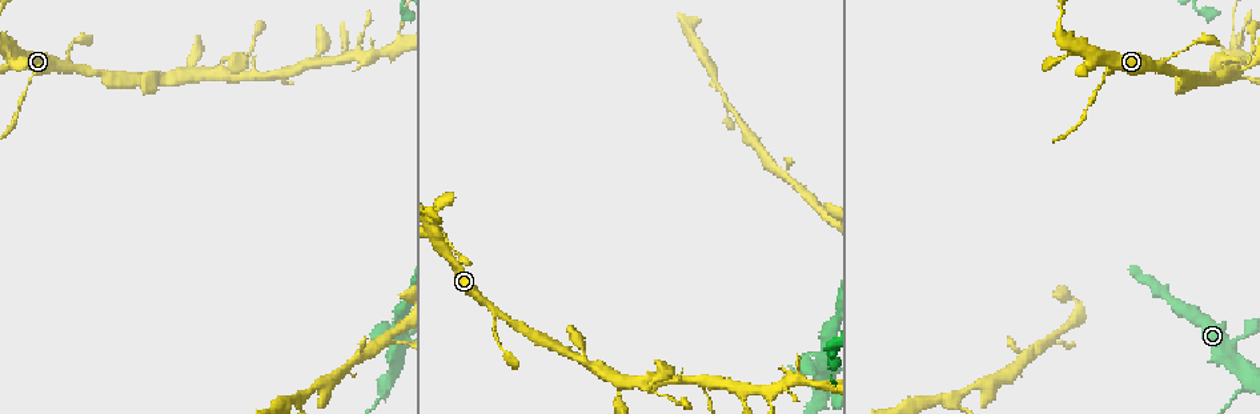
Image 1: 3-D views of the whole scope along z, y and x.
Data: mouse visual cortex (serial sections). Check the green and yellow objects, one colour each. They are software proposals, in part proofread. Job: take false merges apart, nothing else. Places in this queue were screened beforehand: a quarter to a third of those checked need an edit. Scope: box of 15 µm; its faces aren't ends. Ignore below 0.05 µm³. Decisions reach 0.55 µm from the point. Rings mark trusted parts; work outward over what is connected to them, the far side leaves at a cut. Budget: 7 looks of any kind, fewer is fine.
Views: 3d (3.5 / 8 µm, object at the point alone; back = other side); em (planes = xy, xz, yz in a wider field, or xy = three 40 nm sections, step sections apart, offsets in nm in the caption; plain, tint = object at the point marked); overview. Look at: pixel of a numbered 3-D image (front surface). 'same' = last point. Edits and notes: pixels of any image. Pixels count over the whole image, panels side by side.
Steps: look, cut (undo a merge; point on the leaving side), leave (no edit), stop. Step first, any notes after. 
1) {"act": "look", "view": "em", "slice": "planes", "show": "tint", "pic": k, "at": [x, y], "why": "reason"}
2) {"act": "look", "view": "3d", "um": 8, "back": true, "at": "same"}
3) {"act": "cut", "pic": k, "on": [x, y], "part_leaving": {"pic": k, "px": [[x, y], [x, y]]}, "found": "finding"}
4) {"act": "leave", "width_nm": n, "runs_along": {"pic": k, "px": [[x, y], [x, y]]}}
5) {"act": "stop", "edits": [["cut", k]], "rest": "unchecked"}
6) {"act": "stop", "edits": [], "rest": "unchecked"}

{"act": "look", "view": "3d", "um": 8, "pic": 1, "at": [578, 356]}

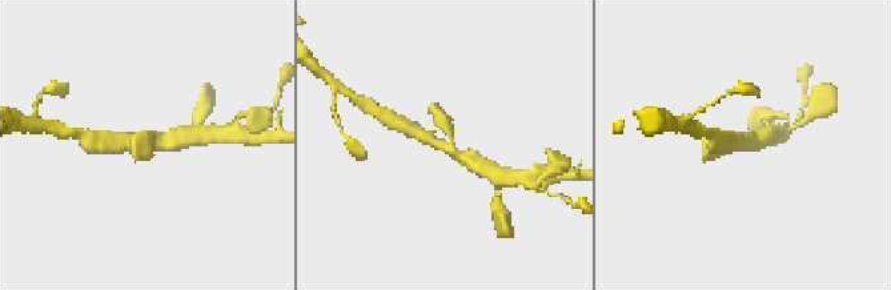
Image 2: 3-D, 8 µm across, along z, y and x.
{"act": "look", "view": "3d", "um": 3.5, "back": true, "pic": 2, "at": [748, 138], "why": "closer look"}

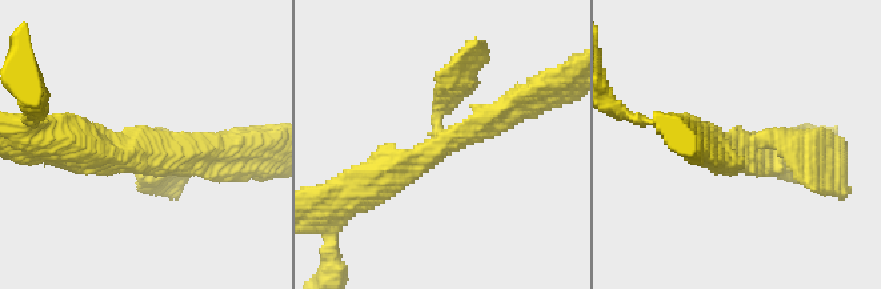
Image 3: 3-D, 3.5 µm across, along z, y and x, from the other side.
{"act": "look", "view": "em", "slice": "xy", "step": 3, "show": "tint", "pic": 3, "at": [151, 150], "arms": 3, "arm_widths_nm": [350, 350, 400]}

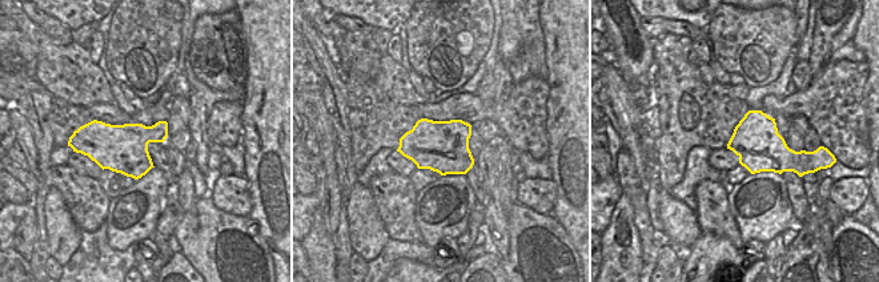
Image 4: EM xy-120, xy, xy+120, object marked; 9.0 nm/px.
{"act": "leave", "runs_along": {"pic": 3, "px": [[525, 103], [436, 147], [375, 188]]}, "found": "one cell here"}

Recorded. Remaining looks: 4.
{"act": "look", "view": "3d", "um": 3.5, "pic": 1, "at": [217, 75], "why": "looks like a crossing"}

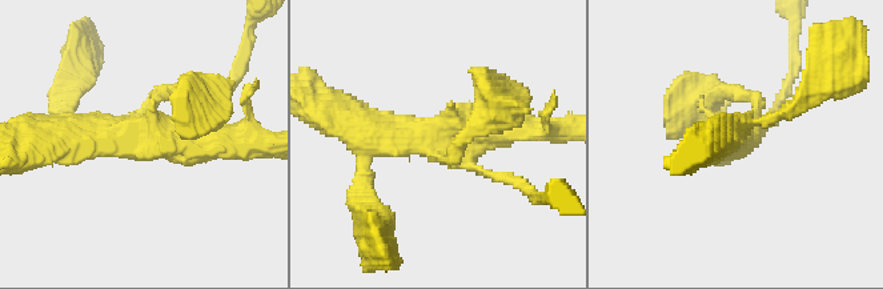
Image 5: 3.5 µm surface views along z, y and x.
{"act": "look", "view": "em", "slice": "xy", "step": 5, "show": "tint", "pic": 5, "at": [140, 138], "arms": 4, "arm_widths_nm": [150, 200, 350, 400], "why": "need the tissue"}

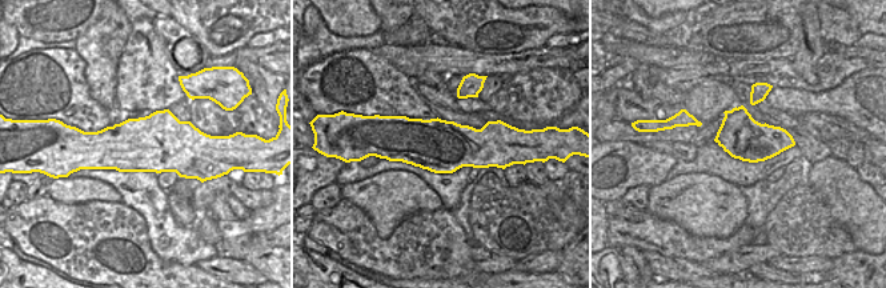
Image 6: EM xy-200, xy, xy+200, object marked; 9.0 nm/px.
{"act": "leave", "runs_along": {"pic": 5, "px": [[352, 123], [417, 136], [532, 129]]}, "found": "all the same cell"}

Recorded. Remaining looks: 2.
{"act": "look", "view": "3d", "um": 3.5, "pic": 1, "at": [458, 252], "why": "narrows sharply"}

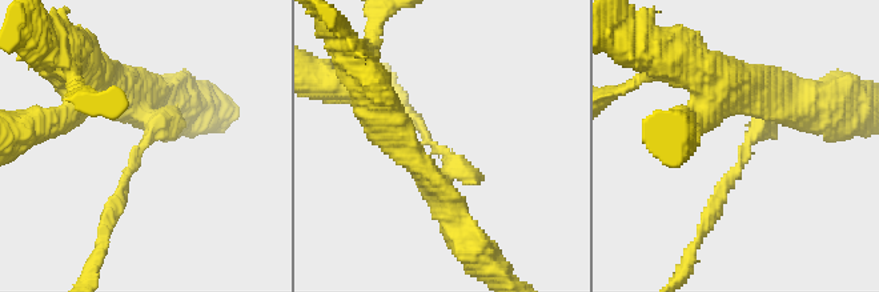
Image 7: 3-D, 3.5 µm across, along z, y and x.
{"act": "look", "view": "em", "slice": "xy", "step": 2, "show": "tint", "pic": 7, "at": [434, 142], "arm_widths_nm": [200, 200], "why": "need the tissue"}

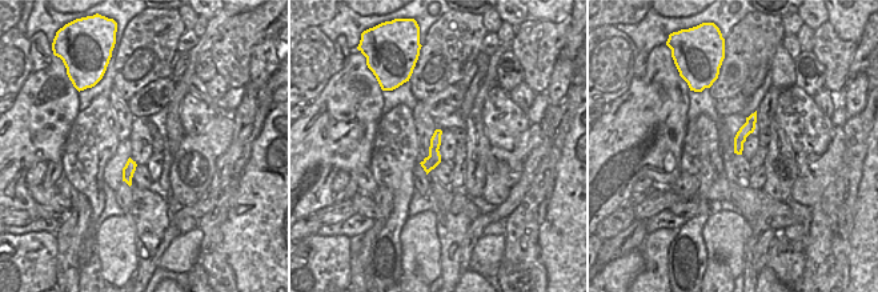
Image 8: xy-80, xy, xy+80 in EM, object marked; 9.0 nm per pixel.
{"act": "cut", "pic": 7, "on": [117, 196], "part_leaving": {"pic": 7, "px": [[133, 162], [93, 268]]}, "found": "a second cell is stuck on"}

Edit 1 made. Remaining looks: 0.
{"act": "stop", "edits": [["cut", 7]], "rest": "unchecked"}

